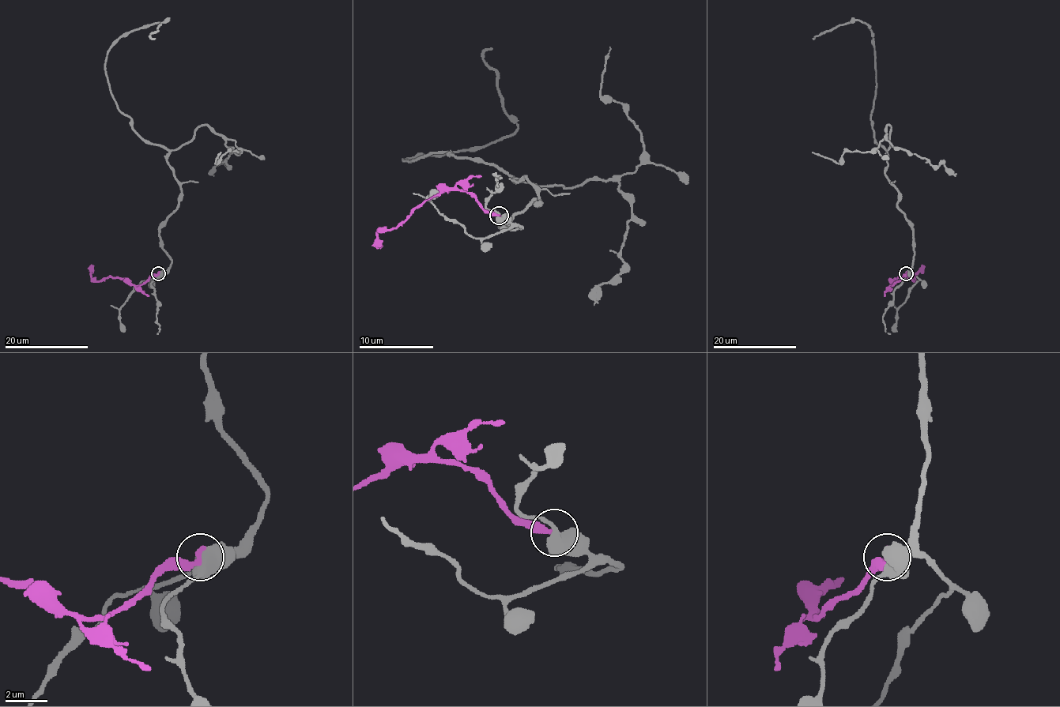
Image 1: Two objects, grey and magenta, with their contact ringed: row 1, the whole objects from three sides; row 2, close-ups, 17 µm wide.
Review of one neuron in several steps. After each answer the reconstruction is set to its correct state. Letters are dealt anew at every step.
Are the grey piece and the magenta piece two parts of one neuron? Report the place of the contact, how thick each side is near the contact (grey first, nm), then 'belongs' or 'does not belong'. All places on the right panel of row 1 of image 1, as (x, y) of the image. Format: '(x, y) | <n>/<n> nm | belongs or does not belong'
(906, 273) | 550/340 nm | does not belong

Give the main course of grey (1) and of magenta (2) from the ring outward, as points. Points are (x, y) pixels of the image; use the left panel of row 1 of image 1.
1: (158, 274), (181, 185), (105, 70), (122, 36), (168, 20), (155, 38)
2: (158, 273), (153, 274), (139, 286), (129, 284), (118, 277), (95, 280), (91, 272), (92, 265)

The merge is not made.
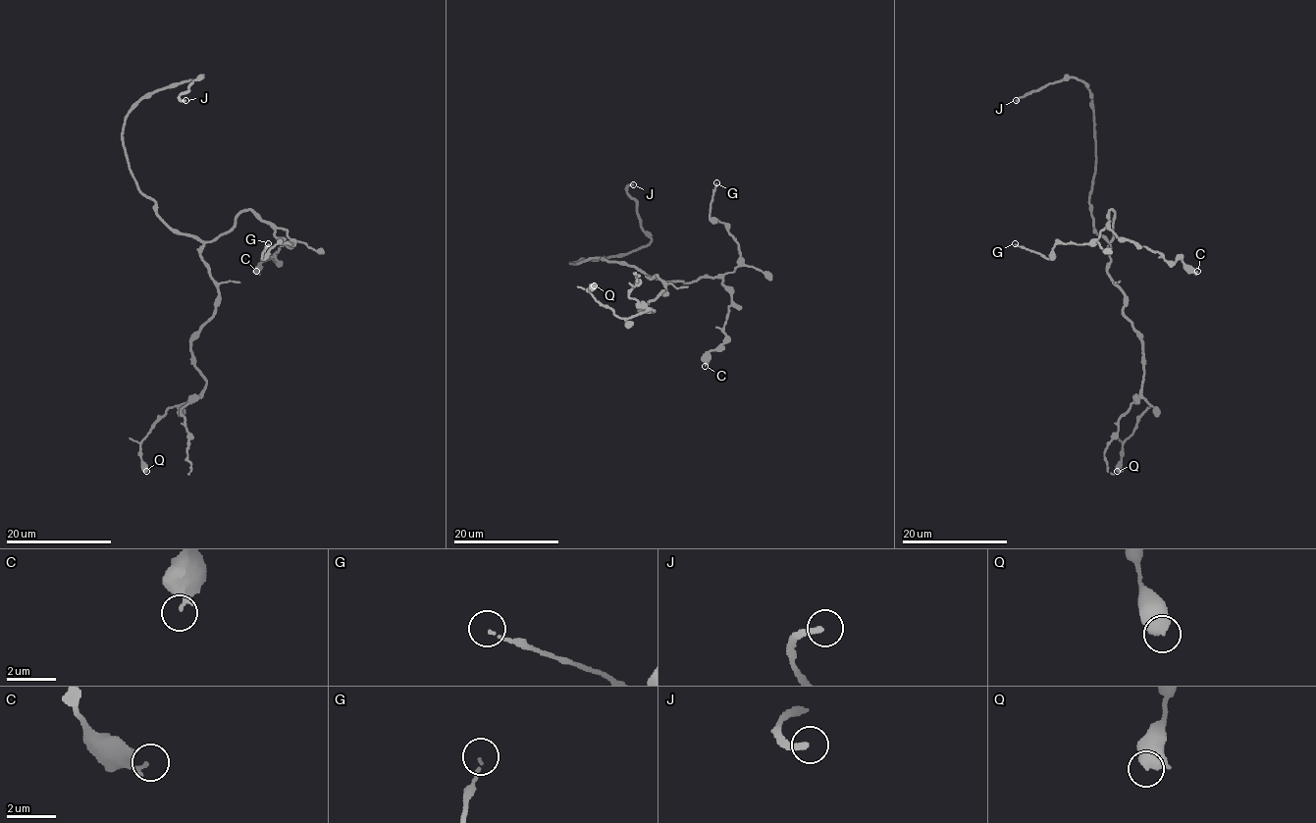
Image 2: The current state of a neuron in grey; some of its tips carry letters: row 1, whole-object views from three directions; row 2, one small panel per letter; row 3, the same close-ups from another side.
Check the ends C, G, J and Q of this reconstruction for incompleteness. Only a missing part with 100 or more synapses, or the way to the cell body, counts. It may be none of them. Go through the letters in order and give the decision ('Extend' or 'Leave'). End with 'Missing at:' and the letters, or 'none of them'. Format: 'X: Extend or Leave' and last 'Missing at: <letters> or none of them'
C: Leave
G: Leave
J: Extend
Q: Leave
Missing at: J

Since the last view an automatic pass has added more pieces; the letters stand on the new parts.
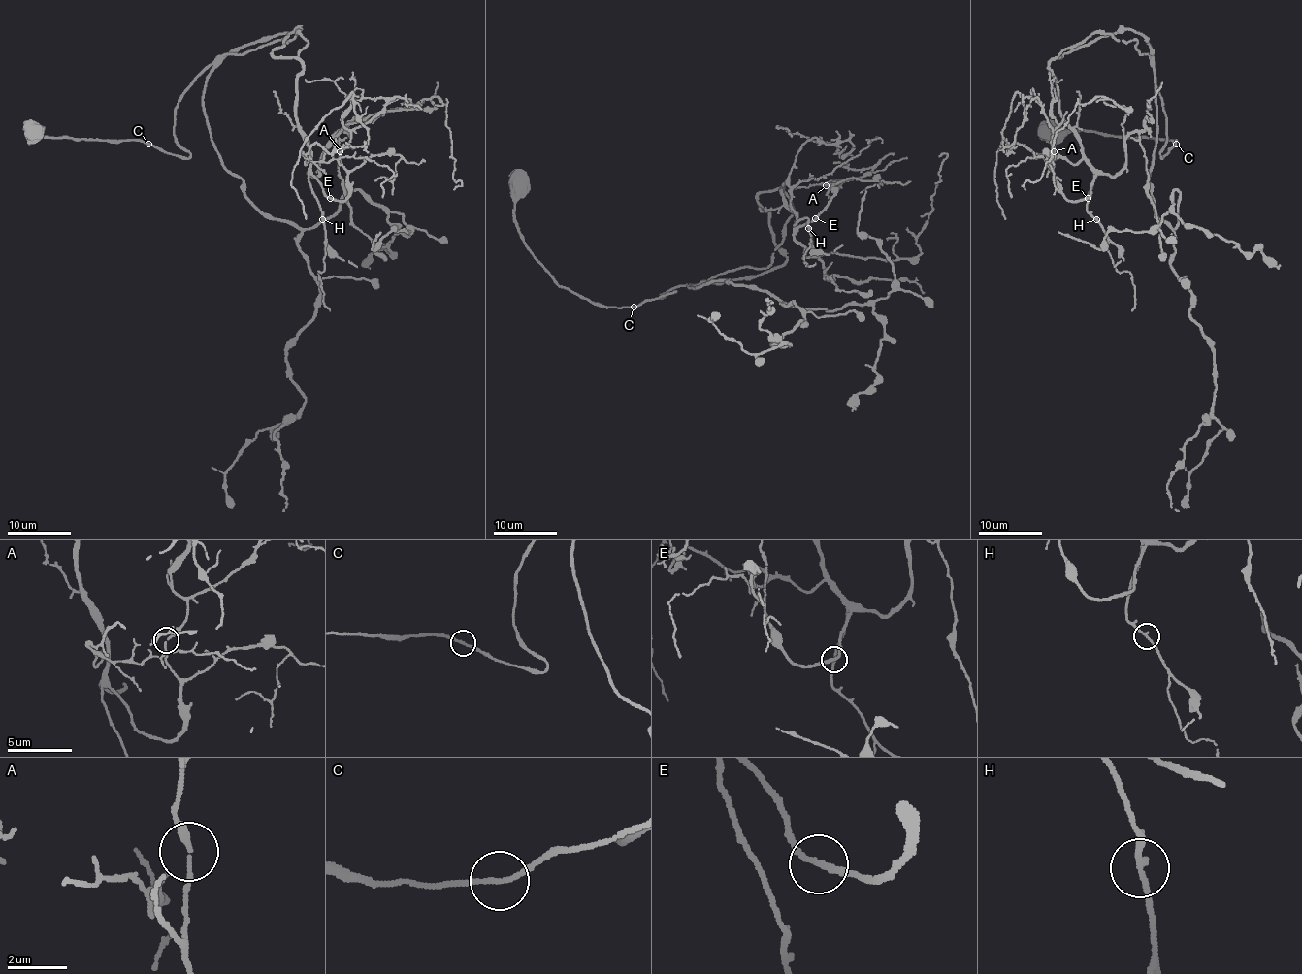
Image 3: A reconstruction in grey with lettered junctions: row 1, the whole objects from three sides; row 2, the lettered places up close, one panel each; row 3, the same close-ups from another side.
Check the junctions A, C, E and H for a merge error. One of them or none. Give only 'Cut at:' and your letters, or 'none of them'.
Cut at: none of them

